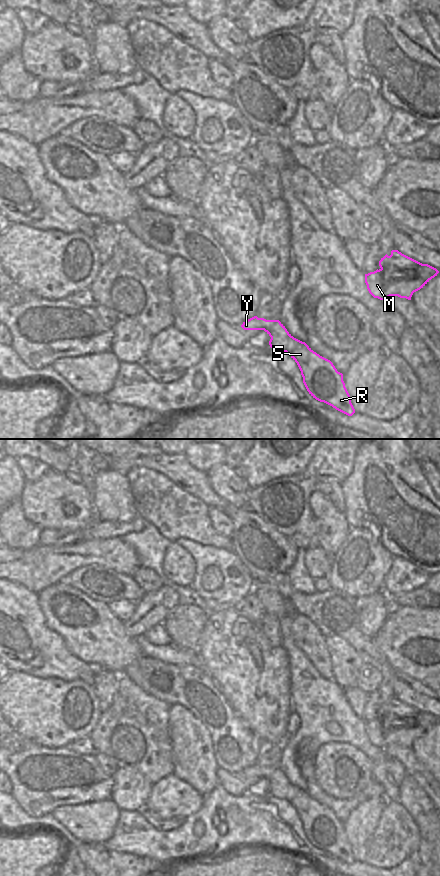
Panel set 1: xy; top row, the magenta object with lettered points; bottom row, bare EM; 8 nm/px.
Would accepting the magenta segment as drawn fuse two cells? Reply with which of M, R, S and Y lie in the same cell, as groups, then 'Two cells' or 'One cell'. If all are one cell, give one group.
Groups: M R S Y. One cell

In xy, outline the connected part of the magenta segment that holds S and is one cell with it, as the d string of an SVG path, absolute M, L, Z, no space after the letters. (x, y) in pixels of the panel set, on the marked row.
M254 316L243 322L241 327L244 330L264 330L271 337L270 347L280 352L286 352L297 363L303 377L303 383L313 398L348 416L355 413L351 397L343 381L343 374L337 371L330 360L314 352L305 342L294 338L279 320L266 320Z

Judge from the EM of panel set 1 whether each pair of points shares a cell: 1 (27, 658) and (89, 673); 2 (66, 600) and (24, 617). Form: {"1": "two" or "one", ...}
{"1": "one", "2": "two"}

